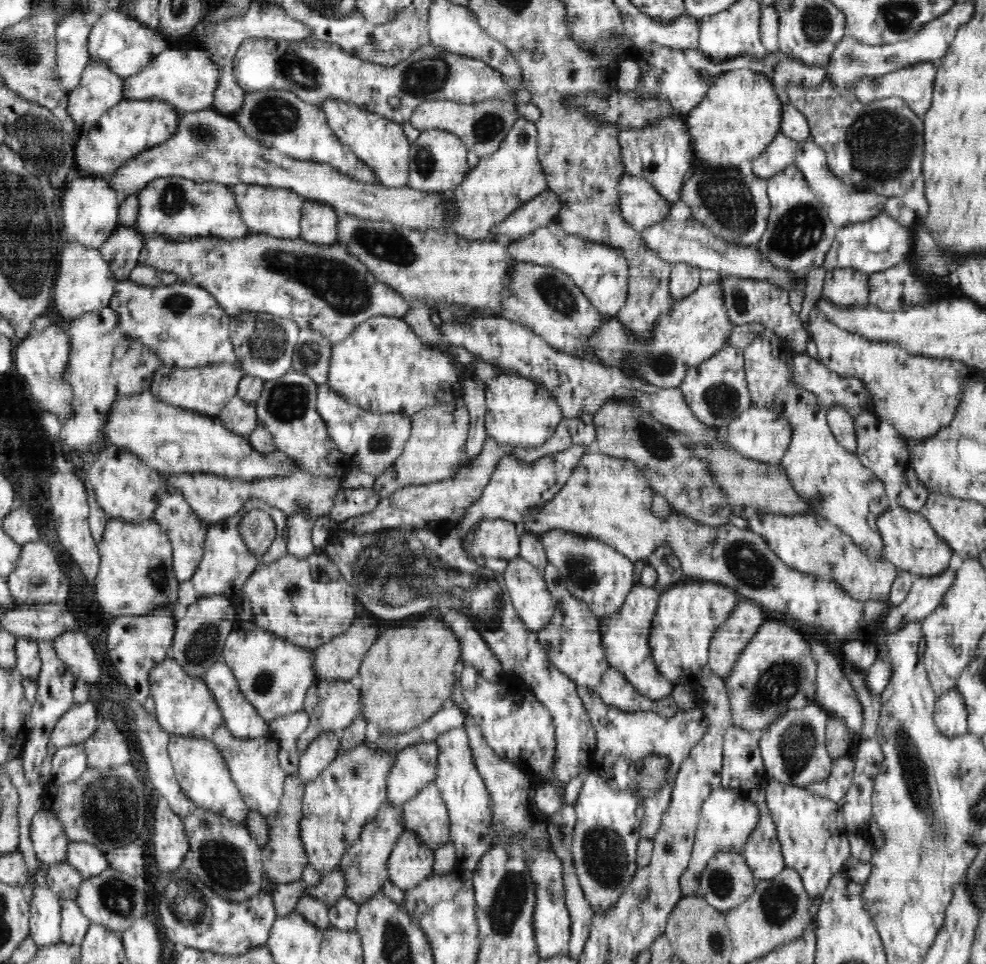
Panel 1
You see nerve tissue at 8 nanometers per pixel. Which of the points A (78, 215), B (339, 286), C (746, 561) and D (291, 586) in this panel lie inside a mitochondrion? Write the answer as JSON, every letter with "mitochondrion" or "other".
{"A":"other","B":"mitochondrion","C":"mitochondrion","D":"mitochondrion"}

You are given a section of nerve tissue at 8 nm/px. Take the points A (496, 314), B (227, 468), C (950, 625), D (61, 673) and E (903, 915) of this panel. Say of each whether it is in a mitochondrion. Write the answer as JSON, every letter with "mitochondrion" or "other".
{"A":"other","B":"other","C":"mitochondrion","D":"other","E":"other"}

